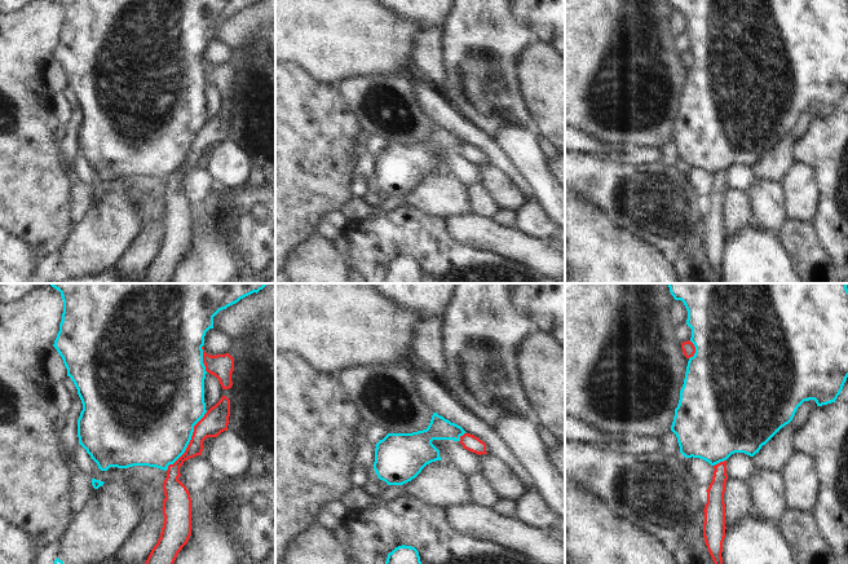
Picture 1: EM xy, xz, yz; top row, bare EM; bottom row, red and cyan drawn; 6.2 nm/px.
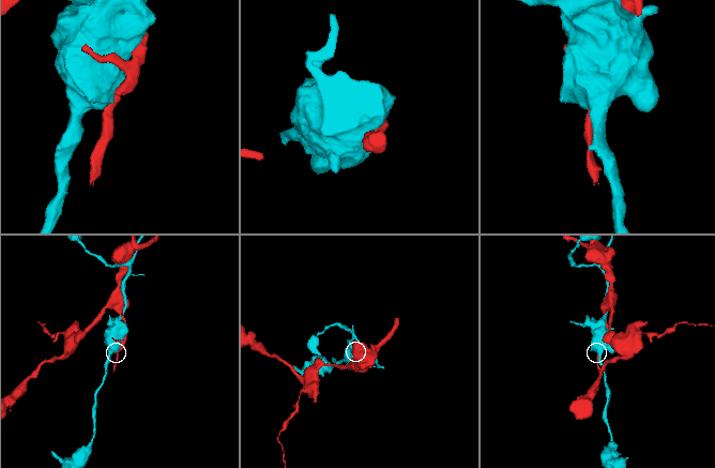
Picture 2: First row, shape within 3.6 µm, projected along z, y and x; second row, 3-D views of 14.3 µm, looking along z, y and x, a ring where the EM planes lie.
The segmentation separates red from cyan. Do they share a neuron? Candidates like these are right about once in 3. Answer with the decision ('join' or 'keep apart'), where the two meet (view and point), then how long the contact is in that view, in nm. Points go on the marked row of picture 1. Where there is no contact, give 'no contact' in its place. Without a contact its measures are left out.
keep apart | xy (190, 441) | 460 nm

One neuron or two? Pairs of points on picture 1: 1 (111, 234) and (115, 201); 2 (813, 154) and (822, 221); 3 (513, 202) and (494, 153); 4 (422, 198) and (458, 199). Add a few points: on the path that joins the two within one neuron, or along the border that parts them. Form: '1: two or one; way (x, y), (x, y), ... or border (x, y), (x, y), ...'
1: one; way (111, 227), (115, 208)
2: one; way (829, 171), (829, 205)
3: two; border (487, 163), (500, 170), (521, 193)
4: one; way (431, 198), (449, 198)

